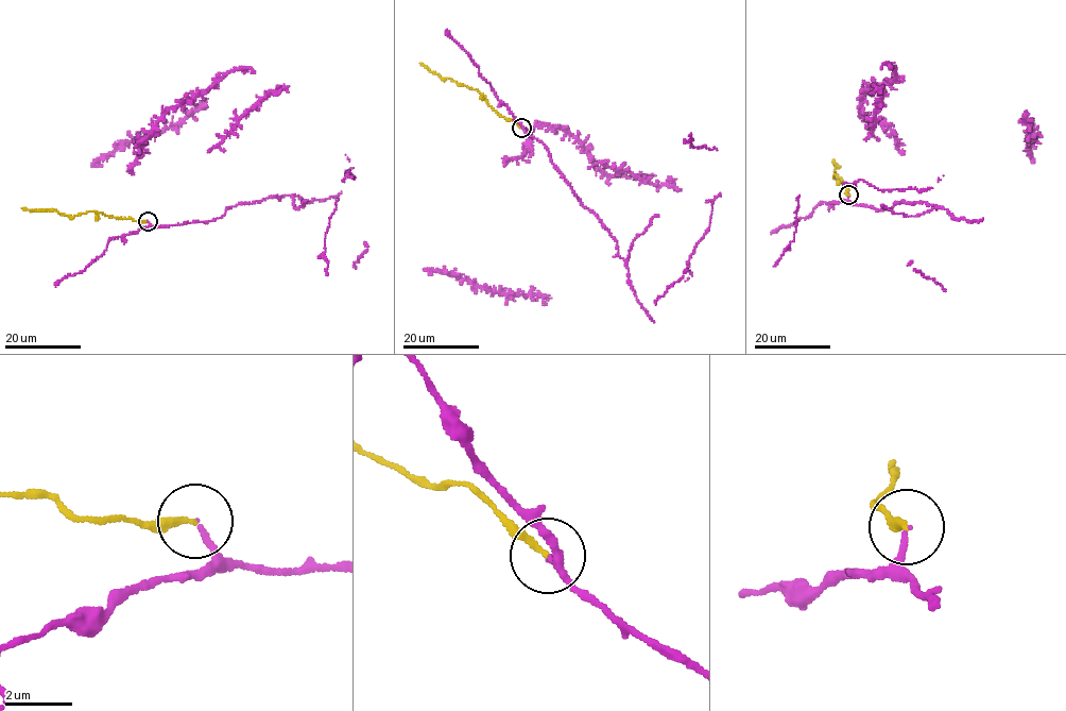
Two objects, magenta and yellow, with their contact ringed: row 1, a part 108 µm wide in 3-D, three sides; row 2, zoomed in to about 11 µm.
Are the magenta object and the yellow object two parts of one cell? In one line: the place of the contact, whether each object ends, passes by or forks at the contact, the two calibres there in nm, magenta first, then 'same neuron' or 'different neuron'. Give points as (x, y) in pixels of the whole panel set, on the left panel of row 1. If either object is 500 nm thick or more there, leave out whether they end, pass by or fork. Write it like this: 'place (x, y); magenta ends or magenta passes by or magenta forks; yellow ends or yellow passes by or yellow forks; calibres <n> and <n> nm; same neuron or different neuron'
place (148, 221); magenta ends; yellow ends; calibres 160 and 180 nm; same neuron

